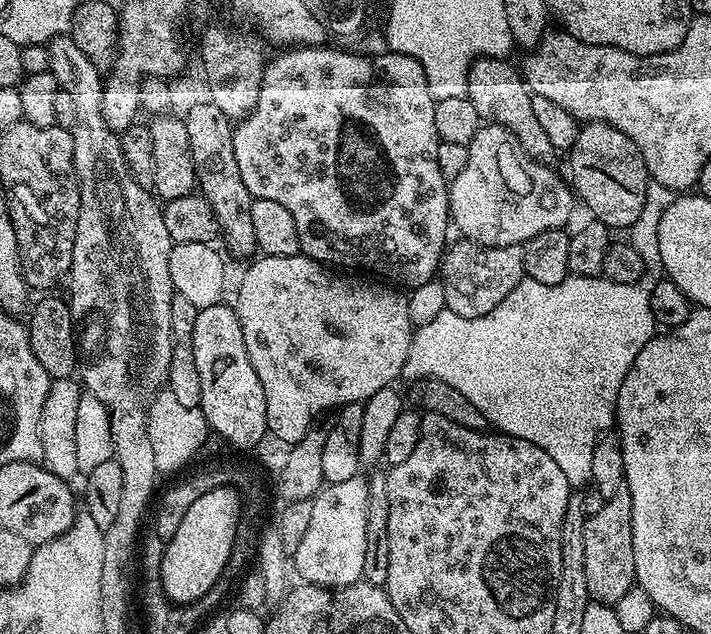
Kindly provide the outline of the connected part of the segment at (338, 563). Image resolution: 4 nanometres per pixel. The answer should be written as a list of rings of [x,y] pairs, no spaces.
[[[358,474],[346,482],[330,484],[320,489],[311,501],[313,513],[294,555],[294,572],[305,584],[318,584],[322,588],[344,588],[357,583],[364,575],[366,562],[366,510],[368,509],[368,480]]]

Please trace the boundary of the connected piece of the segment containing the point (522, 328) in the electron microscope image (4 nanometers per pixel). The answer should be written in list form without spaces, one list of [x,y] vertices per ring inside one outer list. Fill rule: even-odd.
[[[571,274],[554,286],[546,286],[542,282],[525,278],[522,282],[518,282],[518,286],[514,286],[514,290],[510,290],[510,294],[506,294],[506,298],[502,298],[498,306],[494,306],[494,310],[490,310],[490,314],[482,314],[482,318],[462,318],[445,310],[442,314],[438,314],[438,318],[434,318],[434,322],[426,322],[426,326],[413,331],[412,345],[408,351],[408,360],[404,364],[403,375],[412,376],[411,378],[441,380],[446,382],[446,386],[454,386],[454,390],[458,390],[462,398],[470,398],[470,402],[478,406],[480,413],[487,418],[489,425],[495,431],[525,440],[546,450],[546,454],[550,454],[550,458],[554,458],[555,464],[562,469],[562,474],[566,474],[569,485],[587,485],[592,479],[590,470],[594,459],[594,446],[616,422],[618,390],[622,390],[622,382],[630,366],[634,366],[634,358],[638,358],[638,350],[642,350],[642,346],[646,346],[646,342],[650,342],[658,332],[656,319],[650,310],[650,293],[640,292],[640,288],[616,288],[617,284],[618,282],[600,276]]]

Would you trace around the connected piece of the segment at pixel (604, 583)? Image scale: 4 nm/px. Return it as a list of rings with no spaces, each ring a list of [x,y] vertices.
[[[628,487],[614,490],[598,514],[588,517],[583,536],[586,557],[586,586],[593,601],[615,606],[637,583],[634,562],[634,533],[631,530],[631,504]]]

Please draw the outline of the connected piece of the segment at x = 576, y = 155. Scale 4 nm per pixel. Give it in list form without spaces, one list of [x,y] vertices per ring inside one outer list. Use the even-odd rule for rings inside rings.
[[[588,122],[581,127],[569,156],[572,156],[568,160],[572,167],[570,184],[579,203],[581,200],[596,215],[593,217],[610,230],[628,230],[632,227],[642,213],[650,183],[642,154],[638,154],[638,146],[634,146],[622,130],[614,130],[614,126],[604,122]]]

